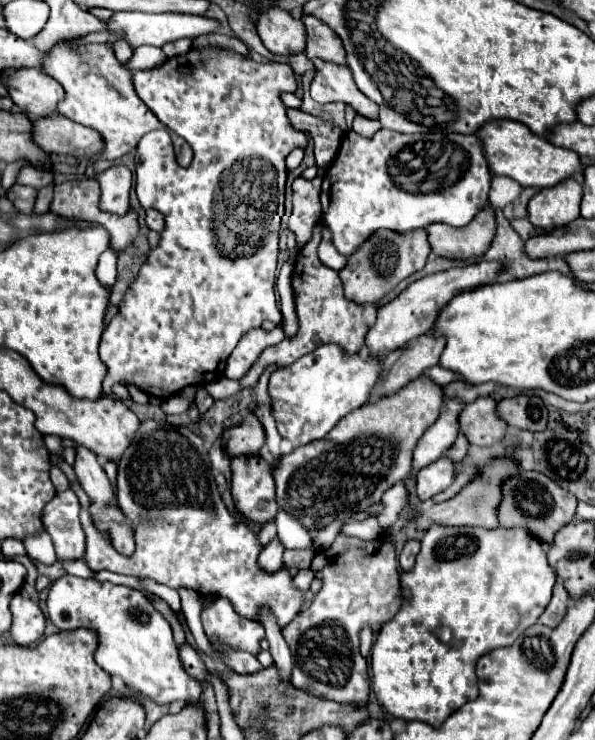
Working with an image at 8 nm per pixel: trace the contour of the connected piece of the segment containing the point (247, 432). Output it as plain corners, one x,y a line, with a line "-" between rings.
248,413
242,425
230,427
224,431
226,441
226,455
240,457
240,455
258,455
260,447
264,445
264,427
256,415

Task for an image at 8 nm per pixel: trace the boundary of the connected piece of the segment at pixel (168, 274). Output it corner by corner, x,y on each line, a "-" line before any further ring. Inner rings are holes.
190,49
186,55
166,59
156,69
134,71
132,81
134,81
134,91
144,101
144,105
148,109
152,109
152,113
162,123
166,123
166,127
170,127
174,133
178,133
180,137
184,137
190,143
190,147
194,149
194,161
190,167
180,167
174,157
172,141
140,141
138,143
138,149
136,149
136,195
144,209
152,207
152,209
158,209
160,213
164,213
166,227
160,233
160,237
162,237
160,245
156,249
150,249
148,261
142,265
136,281
130,285
124,301
120,303
118,315
104,329
102,341
100,341
100,359
108,367
108,375
104,381
106,395
112,395
114,385
134,385
152,397
166,399
166,397
178,393
180,389
184,389
186,385
204,385
208,381
214,381
216,375
220,379
224,375
226,359
230,357
232,349
236,347
236,343
240,341
240,337
244,333
248,333
254,327
260,327
264,321
272,321
276,325
282,321
282,313
276,307
274,283
276,283
276,261
278,261
278,229
280,229
280,217
284,215
284,185
286,185
284,159
292,149
306,147
308,139
306,139
306,133
292,129
292,125
286,117
286,105
280,101
282,91
296,91
296,79
294,79
290,65
282,65
282,63
262,65
262,63
244,59
242,55
226,51
226,49
200,49
200,51
-
260,231
262,231
262,243
240,243
242,239
234,239
238,243
228,243
228,239
224,239
226,237
224,233
236,237
236,233
252,235
252,233
260,233

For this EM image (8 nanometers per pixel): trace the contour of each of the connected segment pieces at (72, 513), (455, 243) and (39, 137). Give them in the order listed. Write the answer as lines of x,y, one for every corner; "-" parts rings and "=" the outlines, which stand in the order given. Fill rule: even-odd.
72,489
58,493
44,509
42,521
54,541
58,561
84,559
86,537
80,525
80,503
=
486,207
466,227
456,229
444,223
434,223
426,227
426,233
432,253
438,257
472,259
486,253
486,247
490,247
490,241
494,239
494,229
494,211
=
60,113
34,119
34,141
50,155
70,155
74,159
94,161
102,151
102,135
78,125

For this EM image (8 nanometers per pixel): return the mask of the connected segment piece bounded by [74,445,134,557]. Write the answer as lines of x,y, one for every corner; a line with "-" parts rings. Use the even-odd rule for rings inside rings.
78,445
78,447
76,447
74,471
76,471
76,477
78,477
80,485
84,487
84,491
86,491
88,497
92,499
90,511
92,511
92,517
94,517
96,527
98,527
100,531
108,531
114,549
116,549
118,553
130,557
130,555
134,553
134,529
132,529
132,525
126,521
126,517
122,515
122,511
116,507
116,497
114,497
114,493
112,493
112,487
110,487
110,481
108,481
104,469
102,469
100,463
98,463
98,457
96,457
94,453
90,453
90,449

